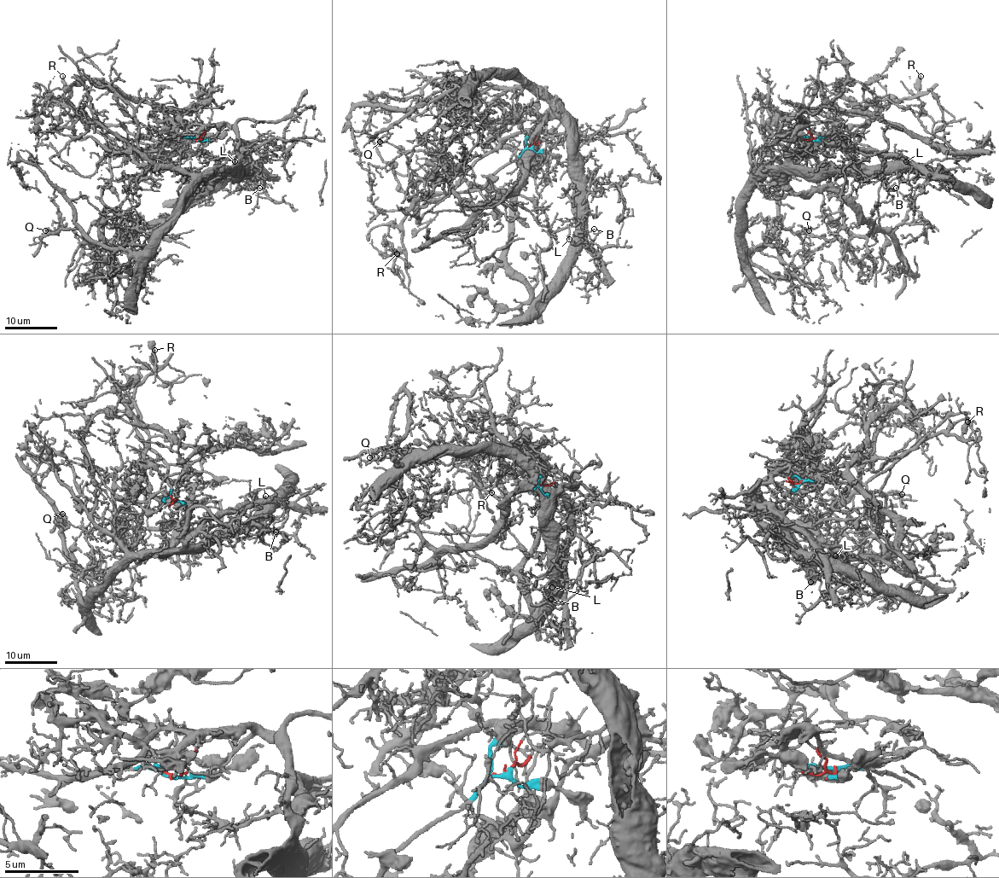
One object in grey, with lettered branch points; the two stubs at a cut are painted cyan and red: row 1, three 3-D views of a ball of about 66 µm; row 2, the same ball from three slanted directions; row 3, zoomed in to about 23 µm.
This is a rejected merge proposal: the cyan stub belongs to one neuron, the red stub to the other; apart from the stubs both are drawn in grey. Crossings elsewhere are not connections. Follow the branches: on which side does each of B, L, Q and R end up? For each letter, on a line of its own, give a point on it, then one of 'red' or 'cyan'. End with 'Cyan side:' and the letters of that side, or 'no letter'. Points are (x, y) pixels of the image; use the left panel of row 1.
B: at (259, 188); red
L: at (235, 161); red
Q: at (45, 230); red
R: at (62, 76); cyan
Cyan side: R

